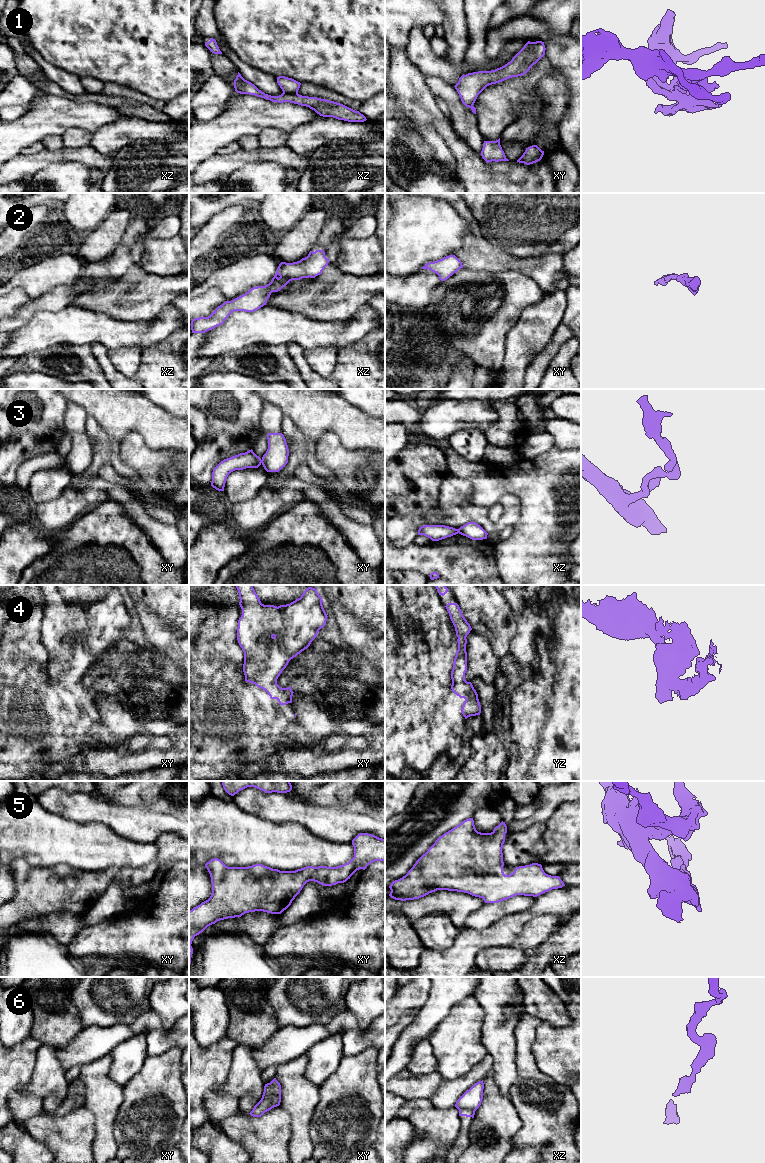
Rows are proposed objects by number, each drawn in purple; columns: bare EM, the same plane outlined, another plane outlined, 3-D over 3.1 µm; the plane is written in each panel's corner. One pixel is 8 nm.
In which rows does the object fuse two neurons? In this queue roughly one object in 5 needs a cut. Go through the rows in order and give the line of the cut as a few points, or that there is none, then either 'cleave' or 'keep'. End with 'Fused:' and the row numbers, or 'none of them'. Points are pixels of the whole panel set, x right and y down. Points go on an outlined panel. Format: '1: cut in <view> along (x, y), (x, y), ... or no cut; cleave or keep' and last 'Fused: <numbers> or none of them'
1: no cut; keep
2: no cut; keep
3: cut in xz along (457, 529), (458, 532); cleave
4: no cut; keep
5: no cut; keep
6: cut in xz along (474, 1110), (461, 1109), (459, 1111); cleave
Fused: 3, 6

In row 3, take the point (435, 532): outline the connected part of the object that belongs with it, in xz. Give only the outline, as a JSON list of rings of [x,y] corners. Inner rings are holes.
[[[424,525],[418,530],[418,535],[424,535],[432,541],[439,541],[458,534],[458,529],[445,525]]]

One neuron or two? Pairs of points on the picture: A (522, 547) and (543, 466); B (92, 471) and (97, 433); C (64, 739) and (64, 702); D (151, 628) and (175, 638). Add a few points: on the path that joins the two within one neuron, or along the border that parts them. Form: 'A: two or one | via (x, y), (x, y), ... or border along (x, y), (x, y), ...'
A: one | via (542, 527), (543, 486)
B: one | via (96, 462), (97, 442)
C: one | via (64, 730), (64, 711)
D: one | via (157, 628), (165, 628), (169, 632)

